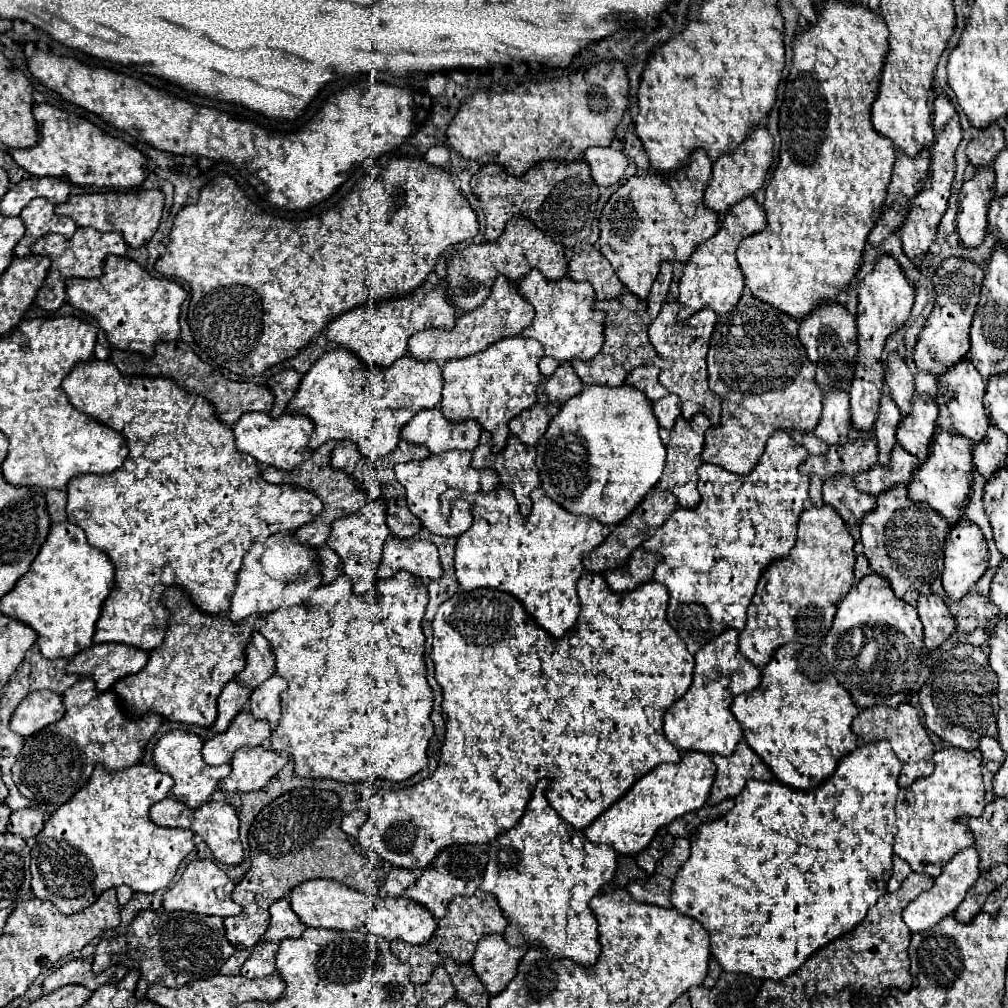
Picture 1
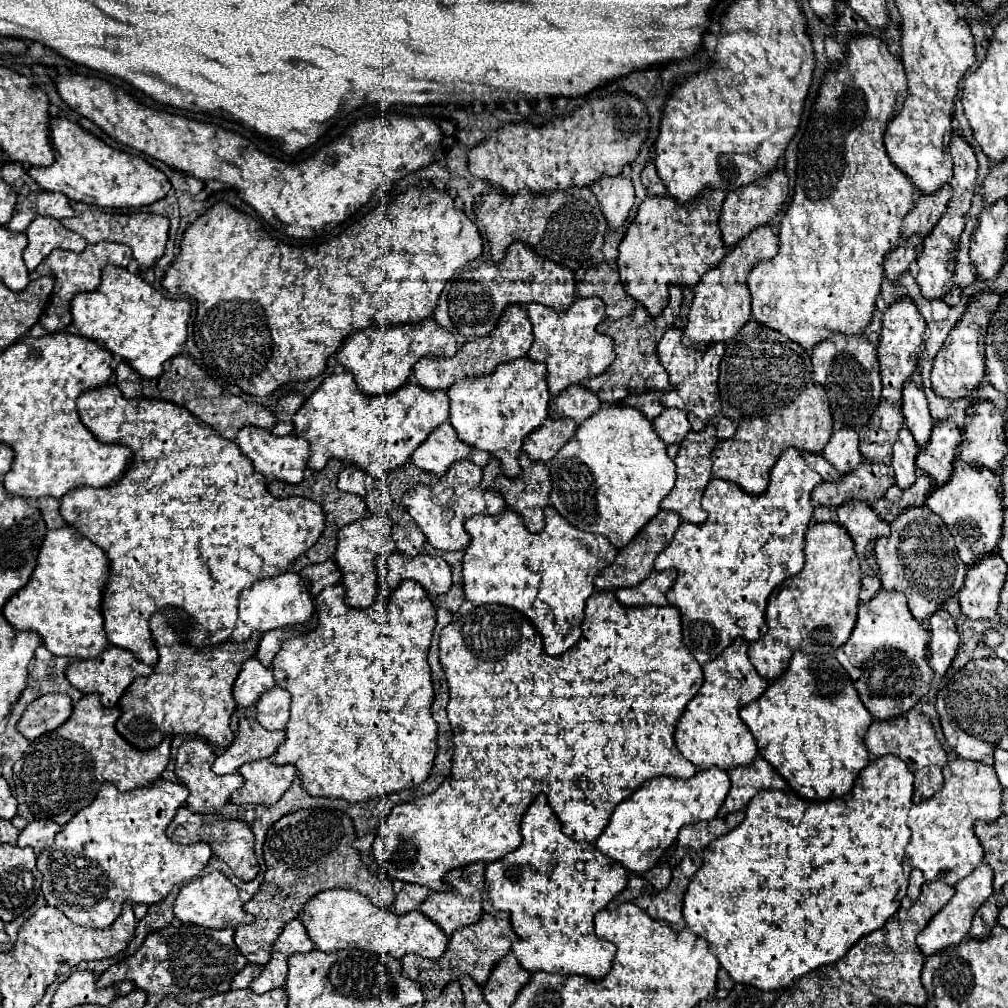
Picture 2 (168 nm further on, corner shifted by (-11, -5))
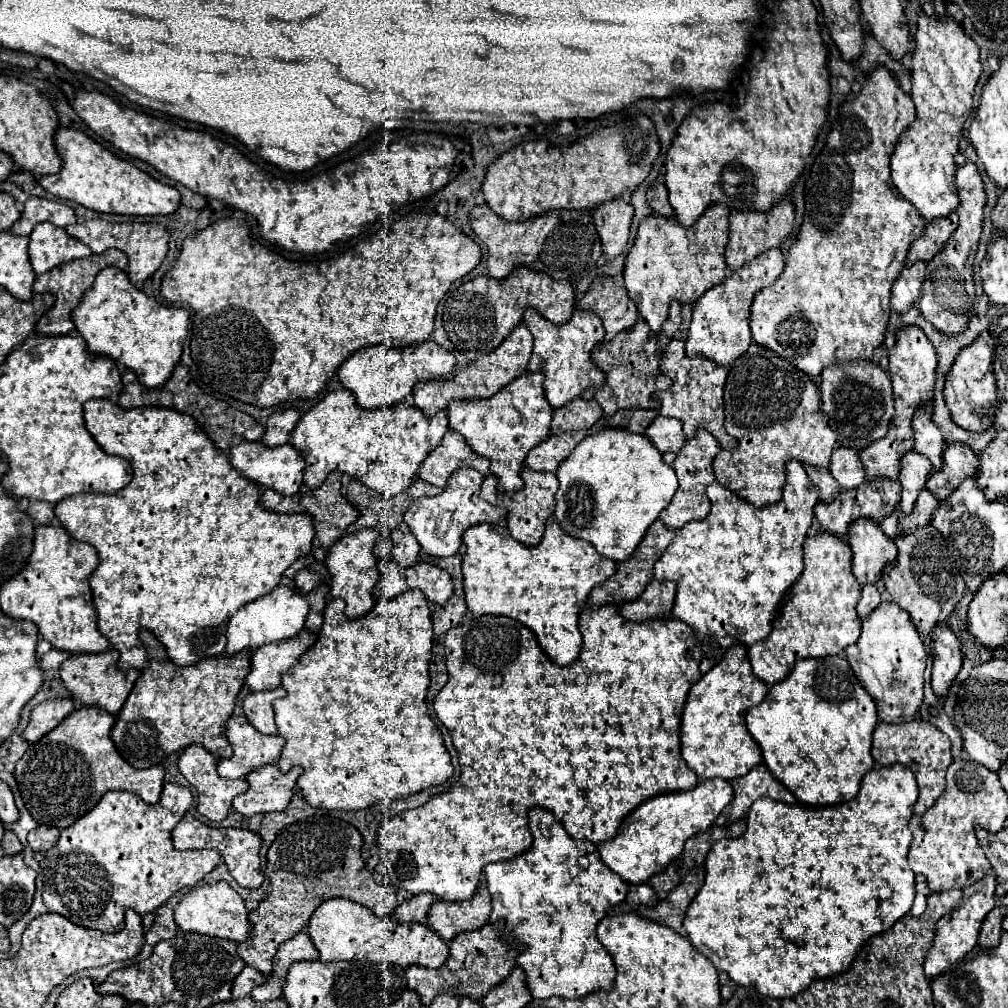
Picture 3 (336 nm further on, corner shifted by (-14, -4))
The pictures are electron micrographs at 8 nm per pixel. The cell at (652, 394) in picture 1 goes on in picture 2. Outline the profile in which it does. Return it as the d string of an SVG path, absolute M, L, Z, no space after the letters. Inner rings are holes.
M642 392L642 394L630 394L622 404L628 404L628 406L634 406L638 408L640 412L644 412L650 420L654 420L662 410L662 402L660 402L660 396L662 392Z

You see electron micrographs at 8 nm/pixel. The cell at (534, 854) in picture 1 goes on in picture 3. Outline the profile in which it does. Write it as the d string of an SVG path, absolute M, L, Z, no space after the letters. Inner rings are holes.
M535 809L529 813L529 829L533 833L533 845L527 853L509 859L489 863L485 867L487 889L493 897L493 911L489 921L505 921L501 933L507 933L503 939L515 939L519 943L517 965L525 973L525 983L535 999L547 997L565 997L579 999L593 991L607 991L615 981L613 957L599 943L595 935L597 923L607 915L607 911L625 901L629 885L599 861L599 851L589 841L573 841L565 827L553 817L553 813Z

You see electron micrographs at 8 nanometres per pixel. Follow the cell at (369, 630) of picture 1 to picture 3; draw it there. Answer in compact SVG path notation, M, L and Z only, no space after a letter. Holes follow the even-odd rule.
M419 589L407 591L395 599L377 599L375 605L365 617L361 619L347 619L343 615L343 607L345 603L341 599L329 599L327 607L325 607L325 619L323 619L323 627L317 635L315 645L299 659L299 663L295 667L291 667L285 675L283 675L283 687L287 691L287 697L277 699L273 703L273 711L275 711L275 725L279 735L285 739L285 747L281 751L281 757L277 761L277 767L281 773L291 771L293 767L303 767L303 775L297 781L297 787L303 793L303 799L313 805L313 807L323 807L323 809L343 809L343 811L355 811L355 809L365 809L373 803L379 801L397 801L397 799L405 799L413 793L419 793L423 789L431 789L435 785L443 785L449 777L453 777L453 765L451 765L451 757L443 745L441 733L435 727L435 723L431 721L429 713L427 713L427 705L425 705L425 697L427 697L427 689L429 689L429 657L431 657L431 641L433 641L433 625L431 625L431 611L429 611L429 603L423 597L423 593L419 593Z

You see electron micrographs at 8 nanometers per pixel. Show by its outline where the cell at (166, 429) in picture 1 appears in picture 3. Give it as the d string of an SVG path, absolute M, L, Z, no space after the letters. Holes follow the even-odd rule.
M93 399L85 403L85 425L87 431L93 435L93 439L99 443L99 447L109 453L109 455L119 455L123 459L127 459L133 467L133 481L121 489L115 495L99 495L99 493L81 493L81 495L71 495L63 501L59 501L55 505L55 515L61 521L61 525L77 539L77 541L85 541L91 547L95 547L97 557L99 557L99 565L97 569L91 573L89 577L89 587L93 591L93 607L97 611L99 617L99 631L109 639L109 643L113 645L113 649L119 651L119 661L117 667L123 669L145 669L147 667L147 655L145 649L139 645L139 629L149 629L155 637L159 637L159 641L165 645L167 655L171 657L171 661L175 665L195 665L203 659L221 655L225 649L225 629L229 619L233 617L233 613L267 595L271 589L277 587L277 583L281 581L283 571L297 561L299 557L307 555L311 551L311 543L315 537L315 529L313 529L313 519L309 513L293 513L293 515L283 515L283 513L271 513L265 511L259 505L261 499L261 489L259 485L251 485L251 481L243 481L243 477L239 477L235 473L235 469L231 469L231 465L227 465L227 455L219 453L219 449L215 449L209 441L209 437L201 431L201 427L197 427L197 423L179 411L171 411L171 409L163 409L163 407L137 407L131 411L121 409L119 405L111 403L109 399Z

